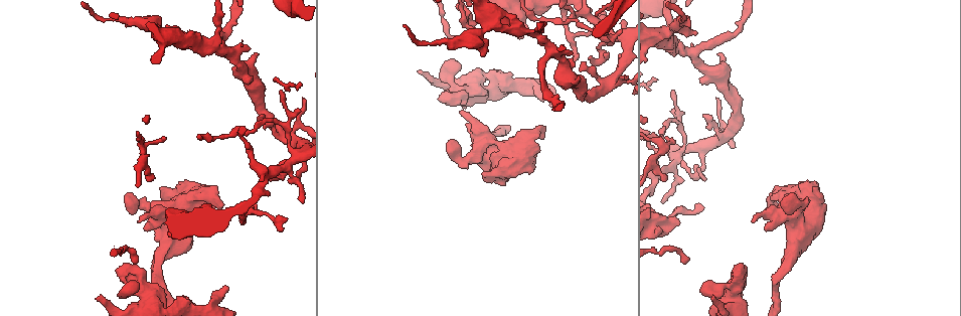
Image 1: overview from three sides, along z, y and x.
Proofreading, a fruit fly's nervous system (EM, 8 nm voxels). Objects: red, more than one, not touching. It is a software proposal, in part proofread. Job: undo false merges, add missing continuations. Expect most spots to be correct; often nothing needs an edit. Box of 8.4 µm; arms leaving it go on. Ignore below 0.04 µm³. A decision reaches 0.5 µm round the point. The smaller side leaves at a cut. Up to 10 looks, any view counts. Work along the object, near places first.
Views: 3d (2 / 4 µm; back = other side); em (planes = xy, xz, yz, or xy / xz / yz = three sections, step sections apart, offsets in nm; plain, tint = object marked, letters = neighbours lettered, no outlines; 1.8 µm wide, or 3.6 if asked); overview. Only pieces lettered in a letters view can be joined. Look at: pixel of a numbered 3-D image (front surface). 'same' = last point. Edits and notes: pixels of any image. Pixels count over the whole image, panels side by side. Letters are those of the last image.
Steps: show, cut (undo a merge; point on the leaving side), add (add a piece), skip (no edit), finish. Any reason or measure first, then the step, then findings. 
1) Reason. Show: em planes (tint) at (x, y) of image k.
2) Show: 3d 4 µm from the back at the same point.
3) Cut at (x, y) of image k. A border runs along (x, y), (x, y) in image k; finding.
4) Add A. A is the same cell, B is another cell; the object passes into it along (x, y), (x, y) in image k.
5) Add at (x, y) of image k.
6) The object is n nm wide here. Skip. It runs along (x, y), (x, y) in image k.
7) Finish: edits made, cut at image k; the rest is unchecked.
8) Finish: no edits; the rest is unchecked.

An open end. Show: em planes (letters) at (220, 205) of image 1.

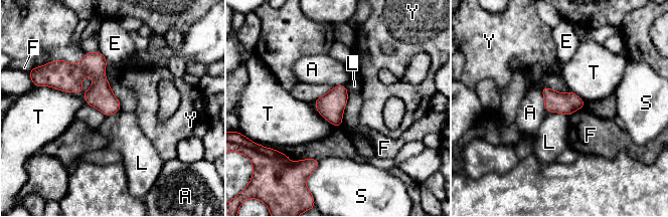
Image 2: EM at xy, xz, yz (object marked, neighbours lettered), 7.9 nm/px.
The longest contact is with T, 400 nm. Skip. A, E, F, L, S, T and Y are other cells; a border runs along (546, 112), (558, 112), (567, 116) in image 2; no lettered piece goes on from it.

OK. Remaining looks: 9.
An open end. Show: em yz step 4 (letters) at (225, 285) of image 1.

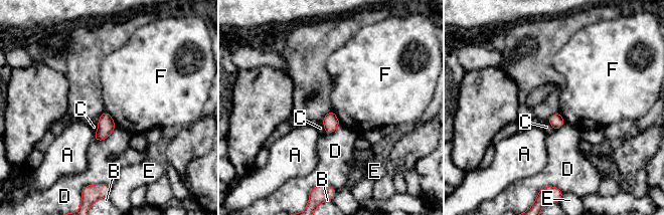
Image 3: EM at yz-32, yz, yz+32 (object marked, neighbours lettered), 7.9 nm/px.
Show: em planes (letters) at the same point.

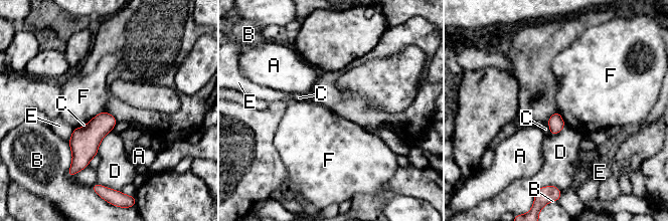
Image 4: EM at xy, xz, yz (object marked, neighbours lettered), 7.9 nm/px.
The object is 120 nm wide here. Skip. A, B, C, D, E and F are other cells; a border runs along (105, 110), (97, 114), (88, 123) in image 4; no lettered piece goes on from it.

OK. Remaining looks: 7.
Branch stops here. Show: 3d 4 µm at (147, 229) of image 1.

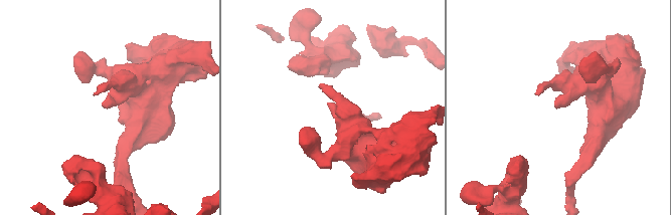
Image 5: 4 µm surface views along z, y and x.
Need the tissue. Show: em yz step 8 (letters) at (330, 104) of image 5.

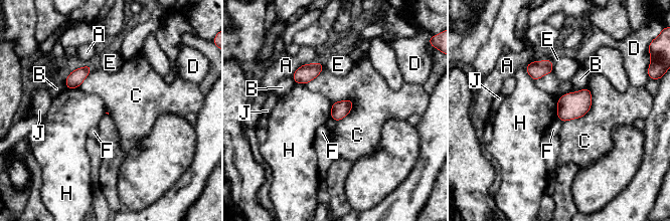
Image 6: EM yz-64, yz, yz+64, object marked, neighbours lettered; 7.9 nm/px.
Another direction. Show: em planes (letters) at the same point.

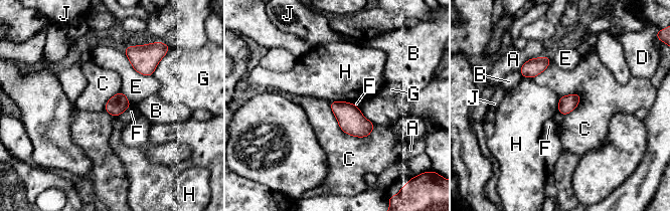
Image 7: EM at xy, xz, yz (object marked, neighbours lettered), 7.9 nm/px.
Skip. A, B, C, D, E, F, G, H and J are other cells; no lettered piece goes on from it.

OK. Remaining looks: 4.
Calibre changes. Show: 3d 2 µm at (665, 33) of image 1.

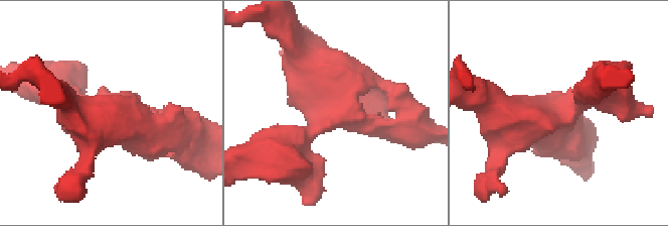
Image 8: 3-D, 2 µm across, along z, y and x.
Need the tissue. Show: em planes (letters) at (108, 112) of image 8.

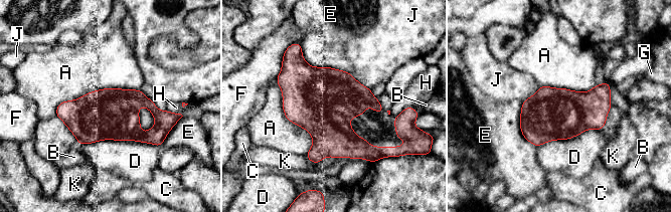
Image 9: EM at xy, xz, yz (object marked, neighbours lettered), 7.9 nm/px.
The object is 420 nm wide here. Skip. A, B, C, D, E, F, G, H, J and K are other cells; a border runs along (140, 89), (92, 90), (55, 116) in image 9; one neuron here.

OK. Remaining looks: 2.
Finish: no edits; the rest is unchecked.

